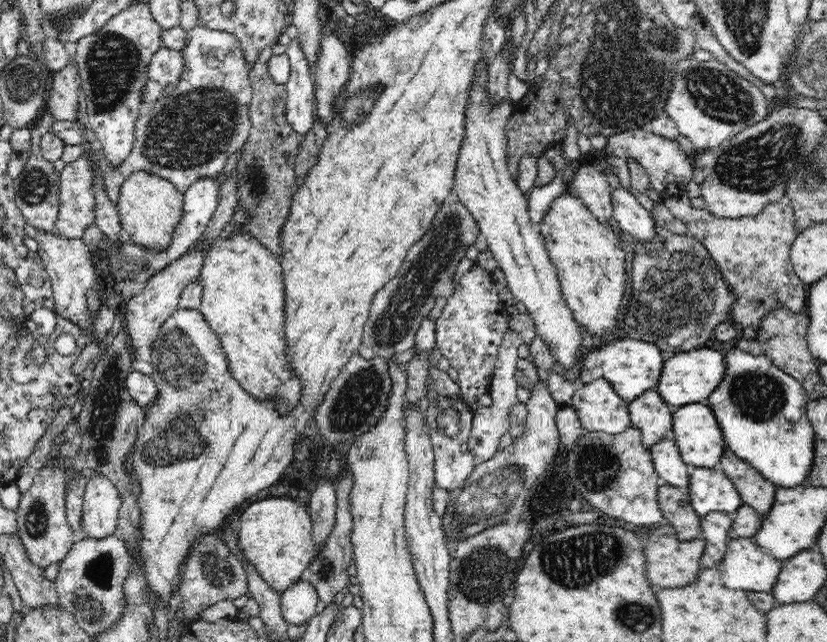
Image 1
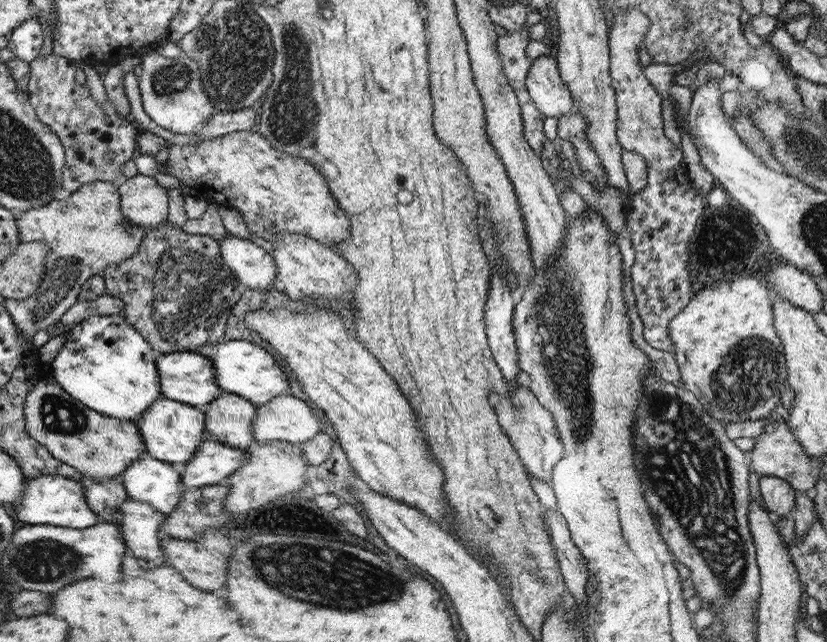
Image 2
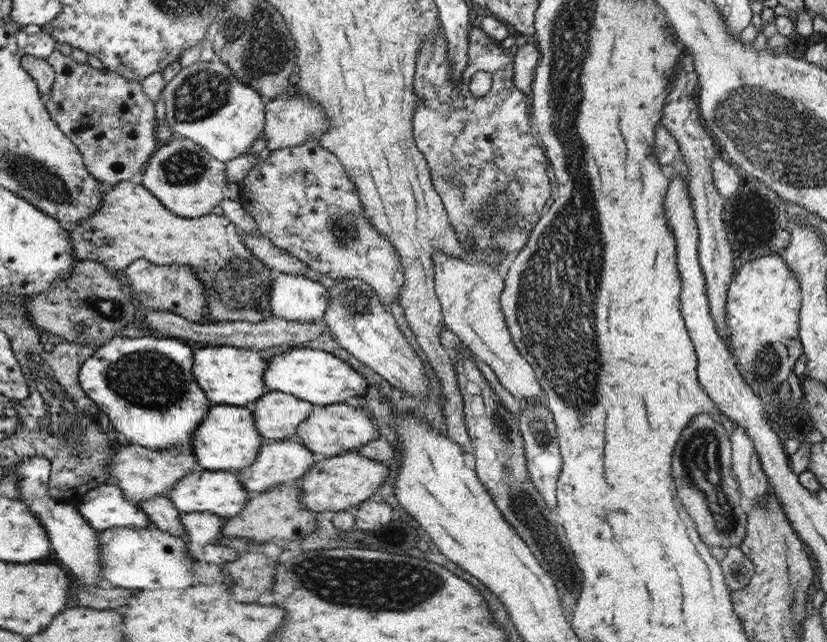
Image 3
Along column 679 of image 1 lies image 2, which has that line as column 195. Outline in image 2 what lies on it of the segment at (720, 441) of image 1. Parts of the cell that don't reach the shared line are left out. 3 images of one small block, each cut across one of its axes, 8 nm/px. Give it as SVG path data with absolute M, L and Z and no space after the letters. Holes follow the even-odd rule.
M160 397L144 411L144 415L140 417L140 422L136 422L136 425L140 437L143 438L146 456L172 465L178 462L186 464L193 458L194 451L199 448L199 445L208 440L204 423L206 423L206 414L202 408Z

